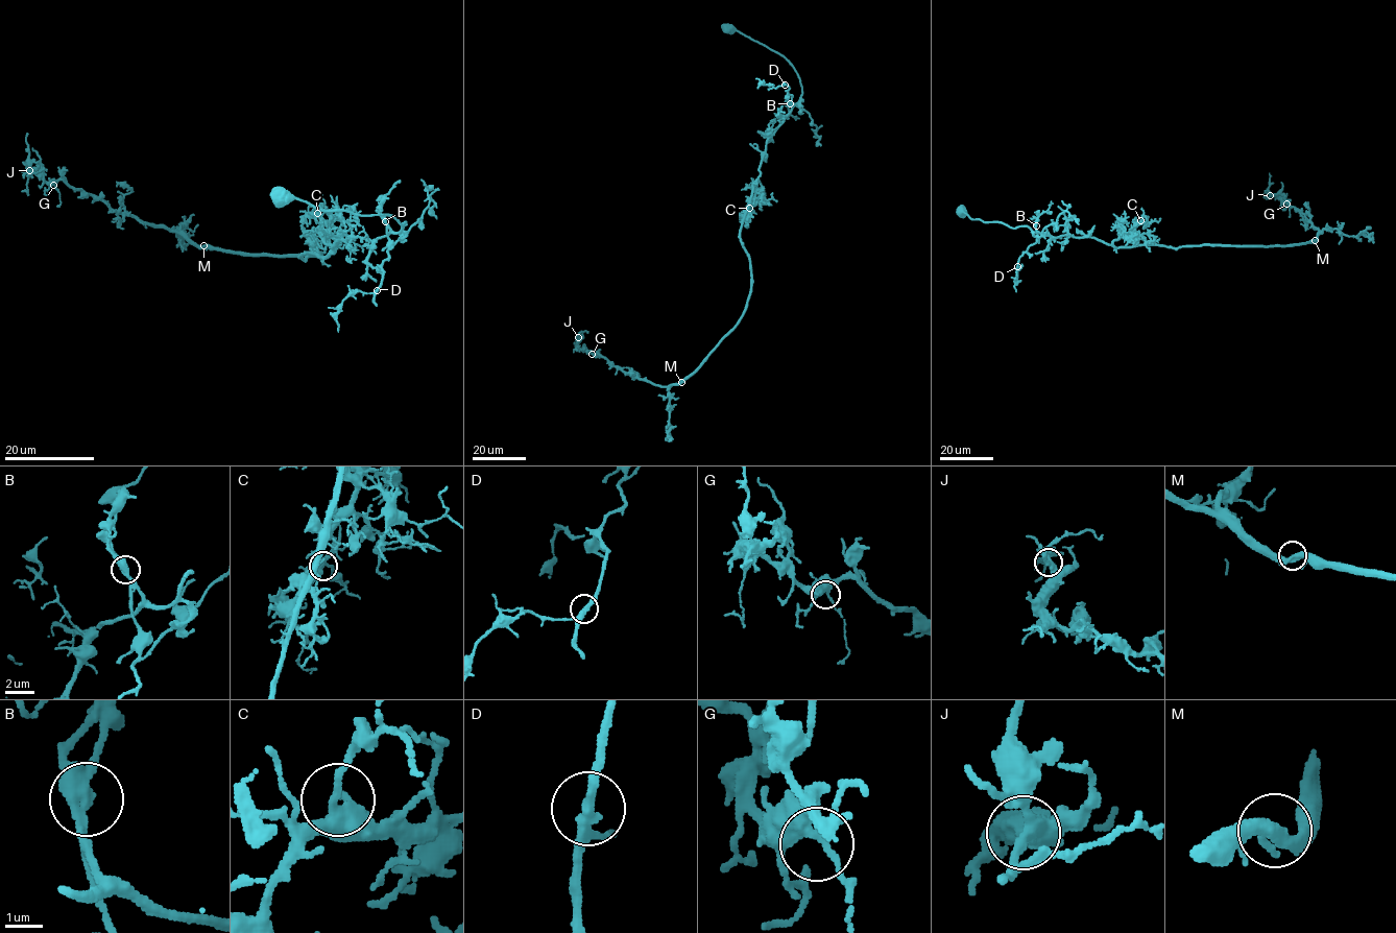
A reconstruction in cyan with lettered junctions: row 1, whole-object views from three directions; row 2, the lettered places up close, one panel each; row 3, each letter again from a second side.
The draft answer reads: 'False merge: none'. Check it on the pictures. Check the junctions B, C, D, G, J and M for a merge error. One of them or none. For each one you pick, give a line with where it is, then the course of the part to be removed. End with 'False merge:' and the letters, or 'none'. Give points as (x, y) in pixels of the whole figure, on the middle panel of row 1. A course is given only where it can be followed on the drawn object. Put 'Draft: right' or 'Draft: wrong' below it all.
B: place (790, 103); course (790, 103), (792, 105), (792, 95), (788, 93), (788, 86), (775, 88), (762, 84)
False merge: B
Draft: wrong

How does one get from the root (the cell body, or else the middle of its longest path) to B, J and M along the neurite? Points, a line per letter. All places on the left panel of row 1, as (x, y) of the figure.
B: (279, 194), (289, 191), (319, 210), (390, 214), (402, 225), (406, 222), (393, 232), (384, 220)
J: (279, 194), (406, 222), (377, 240), (338, 240), (326, 257), (248, 256), (194, 245), (29, 170)
M: (279, 194), (289, 191), (319, 210), (406, 222), (377, 240), (338, 240), (326, 257), (248, 256), (203, 245)

